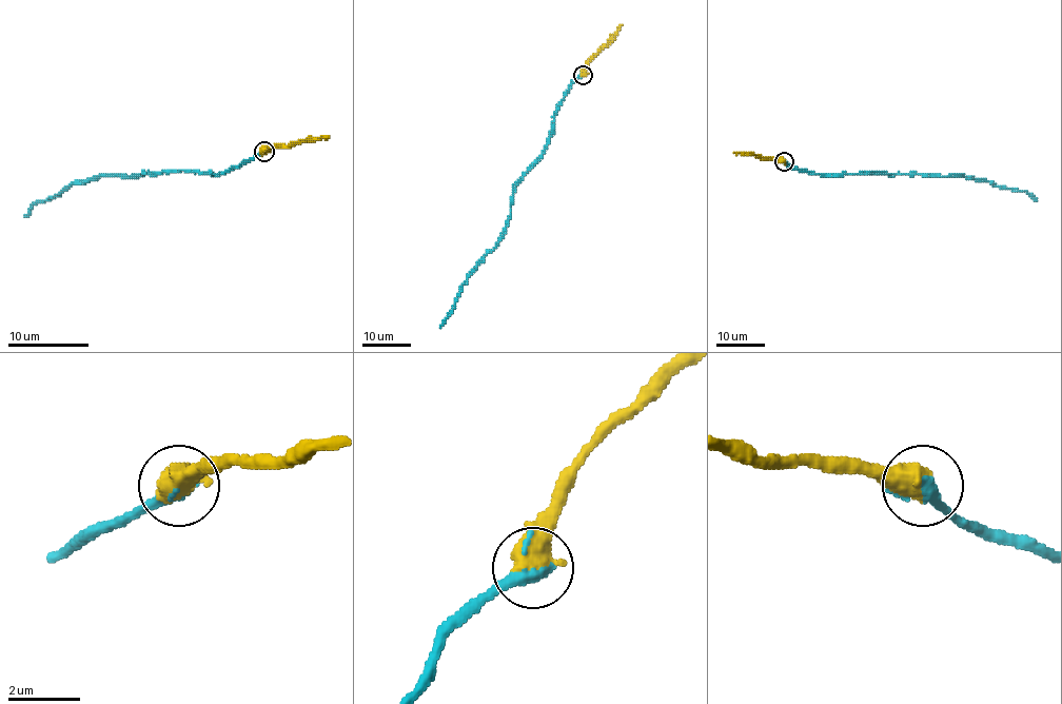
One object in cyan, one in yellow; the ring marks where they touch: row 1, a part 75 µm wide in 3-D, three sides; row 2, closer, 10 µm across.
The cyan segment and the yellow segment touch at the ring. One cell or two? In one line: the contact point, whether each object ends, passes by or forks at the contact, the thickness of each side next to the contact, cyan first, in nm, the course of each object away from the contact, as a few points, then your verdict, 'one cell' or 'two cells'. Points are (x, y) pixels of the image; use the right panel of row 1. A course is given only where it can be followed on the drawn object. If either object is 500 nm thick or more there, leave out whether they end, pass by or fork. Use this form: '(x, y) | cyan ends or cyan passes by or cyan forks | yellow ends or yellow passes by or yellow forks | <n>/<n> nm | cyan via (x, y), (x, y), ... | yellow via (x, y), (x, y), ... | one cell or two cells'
(784, 161) | 280/800 nm | cyan via (784, 161), (793, 169), (824, 175), (873, 172), (966, 176), (986, 179), (999, 187), (1025, 191), (1036, 200) | yellow via (784, 161), (733, 152) | one cell

